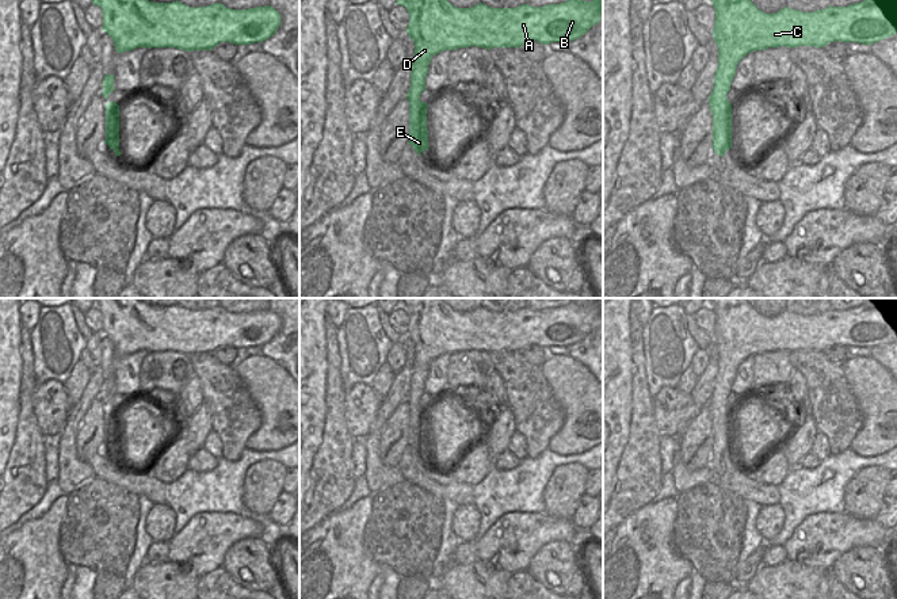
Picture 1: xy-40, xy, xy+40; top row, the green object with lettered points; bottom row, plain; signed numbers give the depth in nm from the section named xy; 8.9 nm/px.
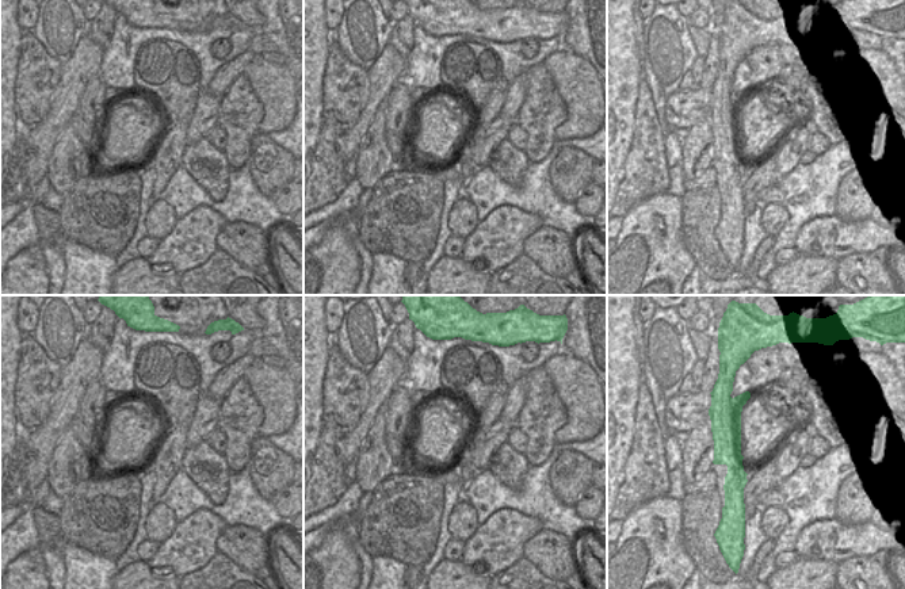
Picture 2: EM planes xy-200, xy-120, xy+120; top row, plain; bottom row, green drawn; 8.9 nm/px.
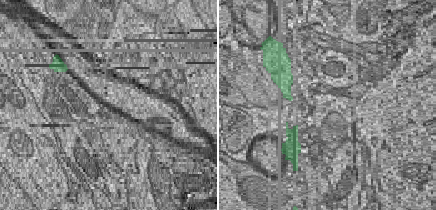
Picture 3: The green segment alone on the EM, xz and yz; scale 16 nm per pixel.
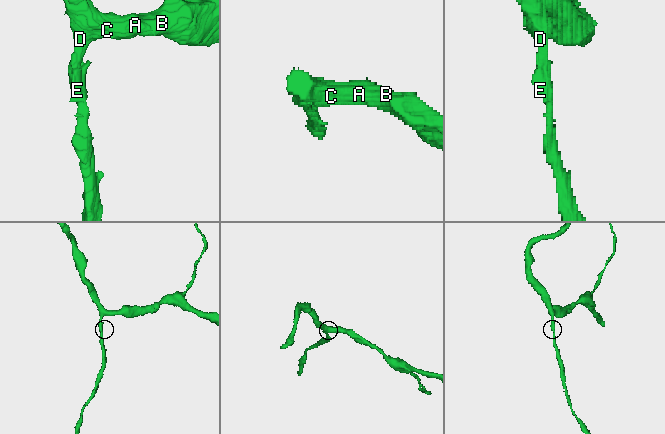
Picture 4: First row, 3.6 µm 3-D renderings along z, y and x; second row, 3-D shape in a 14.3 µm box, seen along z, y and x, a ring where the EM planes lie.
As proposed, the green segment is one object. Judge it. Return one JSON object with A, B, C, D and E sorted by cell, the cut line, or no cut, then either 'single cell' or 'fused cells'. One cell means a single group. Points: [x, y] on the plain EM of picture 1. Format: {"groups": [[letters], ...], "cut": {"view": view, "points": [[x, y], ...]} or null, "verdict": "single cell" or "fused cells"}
{"groups": [["A", "B", "C", "D", "E"]], "cut": null, "verdict": "single cell"}

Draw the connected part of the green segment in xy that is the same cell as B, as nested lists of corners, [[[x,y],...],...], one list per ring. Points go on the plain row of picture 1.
[[[400,298],[396,309],[406,312],[406,336],[415,346],[411,377],[409,445],[421,459],[428,453],[427,411],[420,404],[431,362],[443,354],[459,351],[520,351],[537,344],[542,348],[570,346],[600,325],[603,298],[592,305],[579,301],[560,308],[492,312],[482,306],[457,312],[442,298]]]

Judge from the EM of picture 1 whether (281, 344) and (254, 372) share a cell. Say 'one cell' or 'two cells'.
two cells

